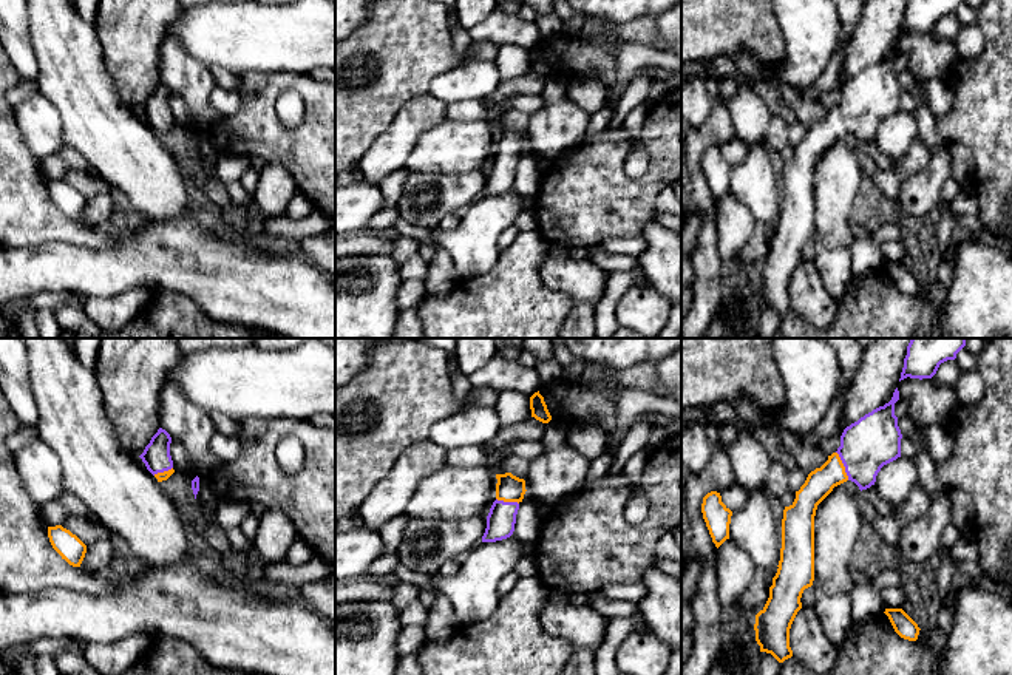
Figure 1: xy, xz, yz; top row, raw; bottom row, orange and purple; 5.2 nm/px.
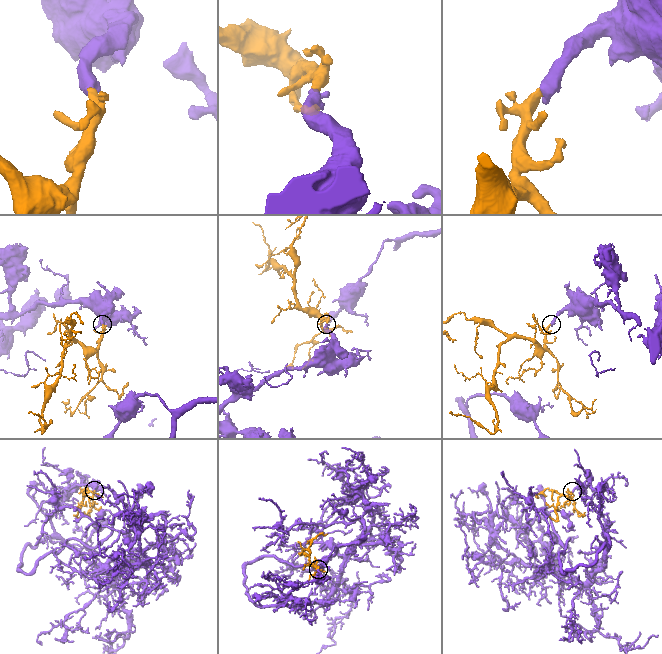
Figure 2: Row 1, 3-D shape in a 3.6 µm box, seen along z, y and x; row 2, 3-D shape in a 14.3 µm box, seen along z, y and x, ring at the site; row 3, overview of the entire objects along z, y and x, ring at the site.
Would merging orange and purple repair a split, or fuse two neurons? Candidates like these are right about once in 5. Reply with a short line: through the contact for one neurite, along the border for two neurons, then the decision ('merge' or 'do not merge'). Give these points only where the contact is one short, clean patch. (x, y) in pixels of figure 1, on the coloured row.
line yz (819, 484), (842, 465), (852, 462), (873, 440); merge

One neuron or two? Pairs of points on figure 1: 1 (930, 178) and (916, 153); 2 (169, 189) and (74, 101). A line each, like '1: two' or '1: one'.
1: two
2: one

